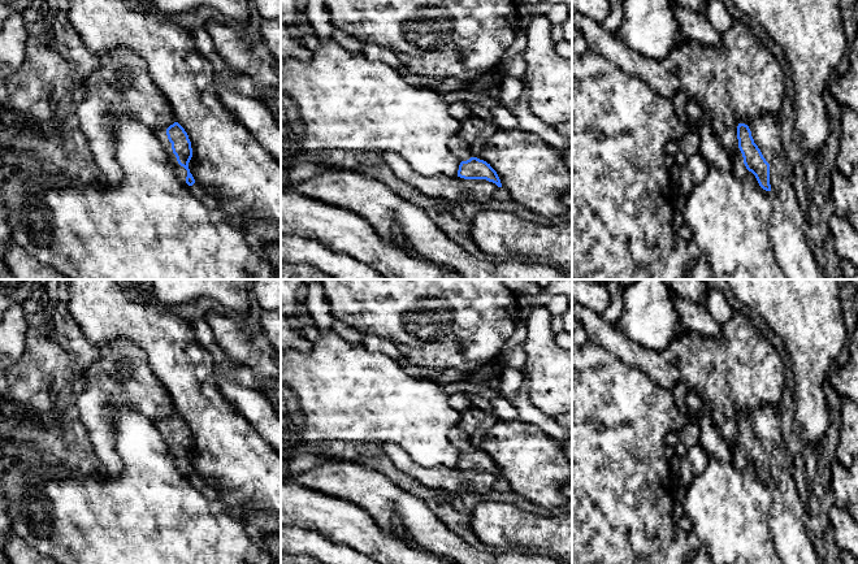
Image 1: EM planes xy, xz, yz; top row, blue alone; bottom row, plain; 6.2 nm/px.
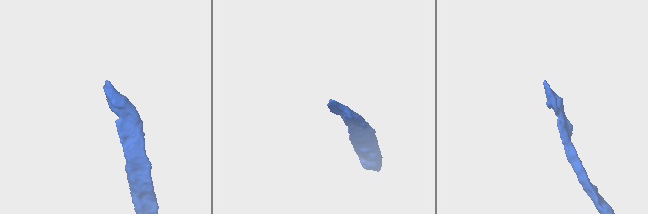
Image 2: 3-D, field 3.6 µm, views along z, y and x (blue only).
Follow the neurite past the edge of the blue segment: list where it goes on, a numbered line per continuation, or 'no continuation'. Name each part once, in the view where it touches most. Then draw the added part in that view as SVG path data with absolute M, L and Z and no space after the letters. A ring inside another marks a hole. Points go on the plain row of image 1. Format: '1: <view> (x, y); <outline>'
1: xy (160, 424); M155 418L152 421L153 421L155 426L160 430L165 443L168 444L168 447L169 447L169 450L170 450L174 460L176 460L177 467L183 473L186 473L187 461L178 455L177 448L176 448L176 446L173 444L173 441L172 441L172 434L168 430L166 420L165 418Z

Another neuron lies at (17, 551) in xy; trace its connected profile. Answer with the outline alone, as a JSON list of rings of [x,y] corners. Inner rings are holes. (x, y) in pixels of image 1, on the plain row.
[[[10,533],[8,537],[4,558],[10,564],[57,564],[51,558],[40,555],[14,533]]]

